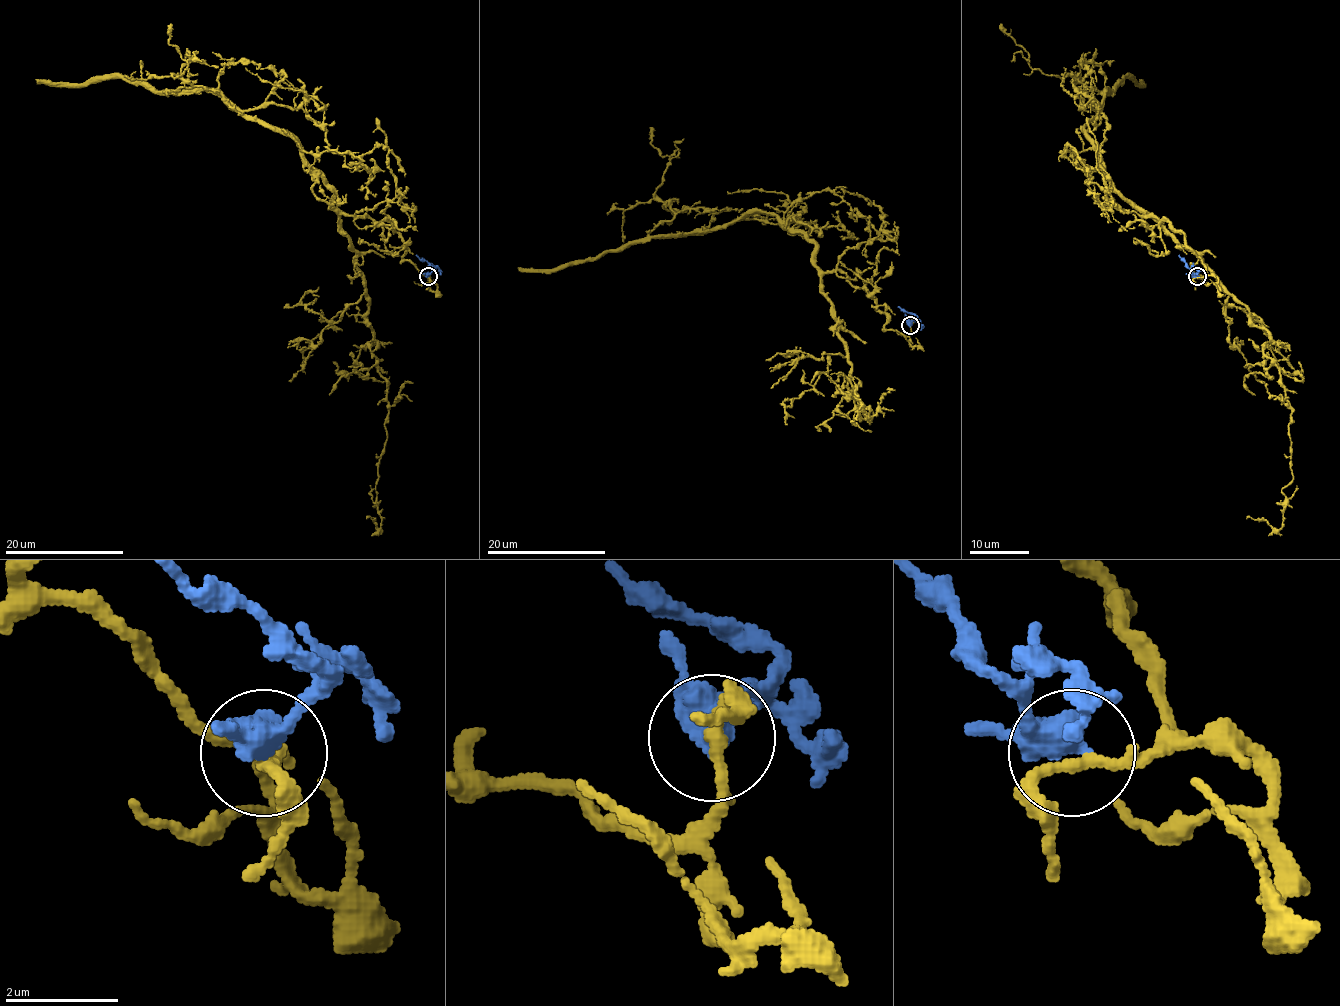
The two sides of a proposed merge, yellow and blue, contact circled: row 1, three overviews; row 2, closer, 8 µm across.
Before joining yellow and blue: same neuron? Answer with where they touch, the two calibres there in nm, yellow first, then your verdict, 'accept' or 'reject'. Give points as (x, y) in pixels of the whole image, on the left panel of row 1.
at (428, 276); 200 nm thick on the yellow side, 440 nm on the other; accept

